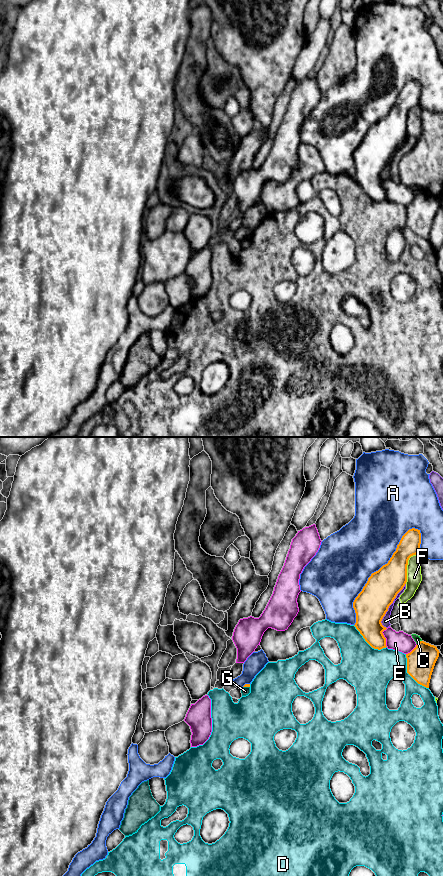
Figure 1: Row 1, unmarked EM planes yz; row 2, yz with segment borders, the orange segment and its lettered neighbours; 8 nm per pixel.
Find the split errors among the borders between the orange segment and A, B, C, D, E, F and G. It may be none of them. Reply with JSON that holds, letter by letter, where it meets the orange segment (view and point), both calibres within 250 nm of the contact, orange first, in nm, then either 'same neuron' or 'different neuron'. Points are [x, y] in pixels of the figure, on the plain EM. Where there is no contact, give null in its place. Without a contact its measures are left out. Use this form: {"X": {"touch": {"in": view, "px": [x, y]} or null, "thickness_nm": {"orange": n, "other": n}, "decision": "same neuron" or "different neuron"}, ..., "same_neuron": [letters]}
{"A": {"touch": {"in": "yz", "px": [376, 123]}, "thickness_nm": {"orange": 260, "other": 460}, "decision": "different neuron"}, "B": {"touch": {"in": "yz", "px": [389, 157]}, "thickness_nm": {"orange": 260, "other": 70}, "decision": "different neuron"}, "C": {"touch": {"in": "yz", "px": [419, 194]}, "thickness_nm": {"orange": 220, "other": 60}, "decision": "different neuron"}, "D": {"touch": {"in": "yz", "px": [409, 226]}, "thickness_nm": {"orange": 220, "other": 280}, "decision": "different neuron"}, "E": {"touch": {"in": "yz", "px": [384, 189]}, "thickness_nm": {"orange": 240, "other": 160}, "decision": "different neuron"}, "F": {"touch": {"in": "yz", "px": [406, 119]}, "thickness_nm": {"orange": 260, "other": 120}, "decision": "different neuron"}, "G": {"touch": {"in": "yz", "px": [246, 238]}, "thickness_nm": {"orange": 30, "other": 70}, "decision": "different neuron"}, "same_neuron": []}

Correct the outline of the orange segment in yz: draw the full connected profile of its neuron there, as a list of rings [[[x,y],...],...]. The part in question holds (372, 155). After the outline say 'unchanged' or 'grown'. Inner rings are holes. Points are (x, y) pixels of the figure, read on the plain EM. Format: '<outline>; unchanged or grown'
[[[409,81],[401,90],[396,103],[387,116],[383,117],[378,123],[371,126],[362,143],[353,154],[356,165],[355,179],[363,188],[365,193],[374,201],[381,202],[386,200],[386,190],[383,183],[387,180],[381,175],[383,169],[393,155],[397,146],[403,141],[407,134],[407,117],[411,108],[418,106],[421,96],[420,82]]]; unchanged

